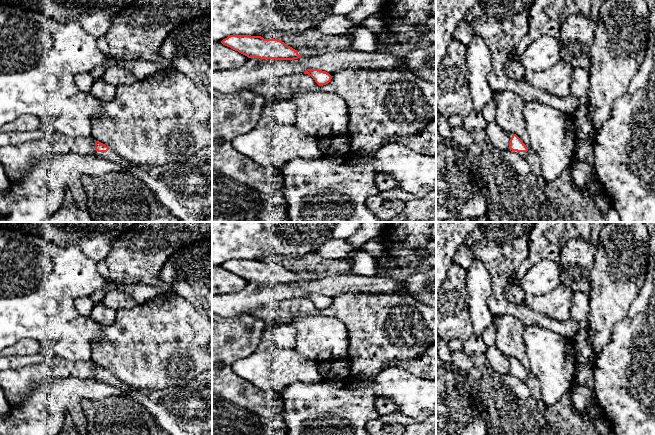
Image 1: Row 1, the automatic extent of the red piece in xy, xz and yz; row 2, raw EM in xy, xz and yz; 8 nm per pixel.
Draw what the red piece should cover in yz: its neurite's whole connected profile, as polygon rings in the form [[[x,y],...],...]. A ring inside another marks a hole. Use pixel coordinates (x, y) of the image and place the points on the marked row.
[[[509,133],[508,136],[510,138],[509,149],[526,158],[528,147],[516,134]]]

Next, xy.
[[[95,140],[95,150],[96,150],[96,155],[98,155],[99,157],[108,159],[110,161],[120,163],[124,170],[127,170],[128,167],[131,166],[131,163],[121,158],[116,152],[114,152],[105,144],[96,140]]]

